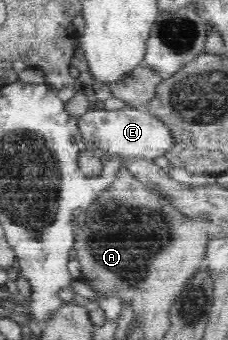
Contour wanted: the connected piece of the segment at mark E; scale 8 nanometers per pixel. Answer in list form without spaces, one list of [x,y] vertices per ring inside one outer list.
[[[127,105],[119,110],[93,108],[78,116],[77,120],[83,139],[86,139],[87,150],[119,157],[123,165],[129,159],[161,161],[164,153],[175,147],[169,128],[146,108],[140,109]]]

